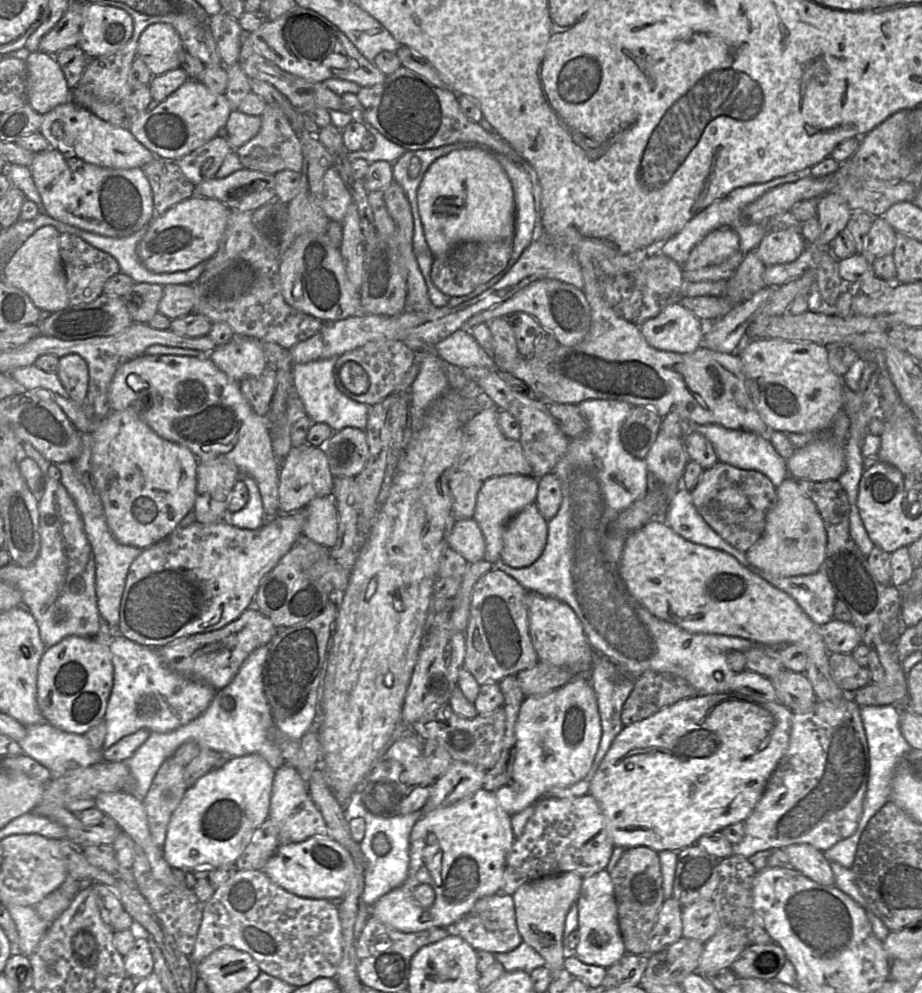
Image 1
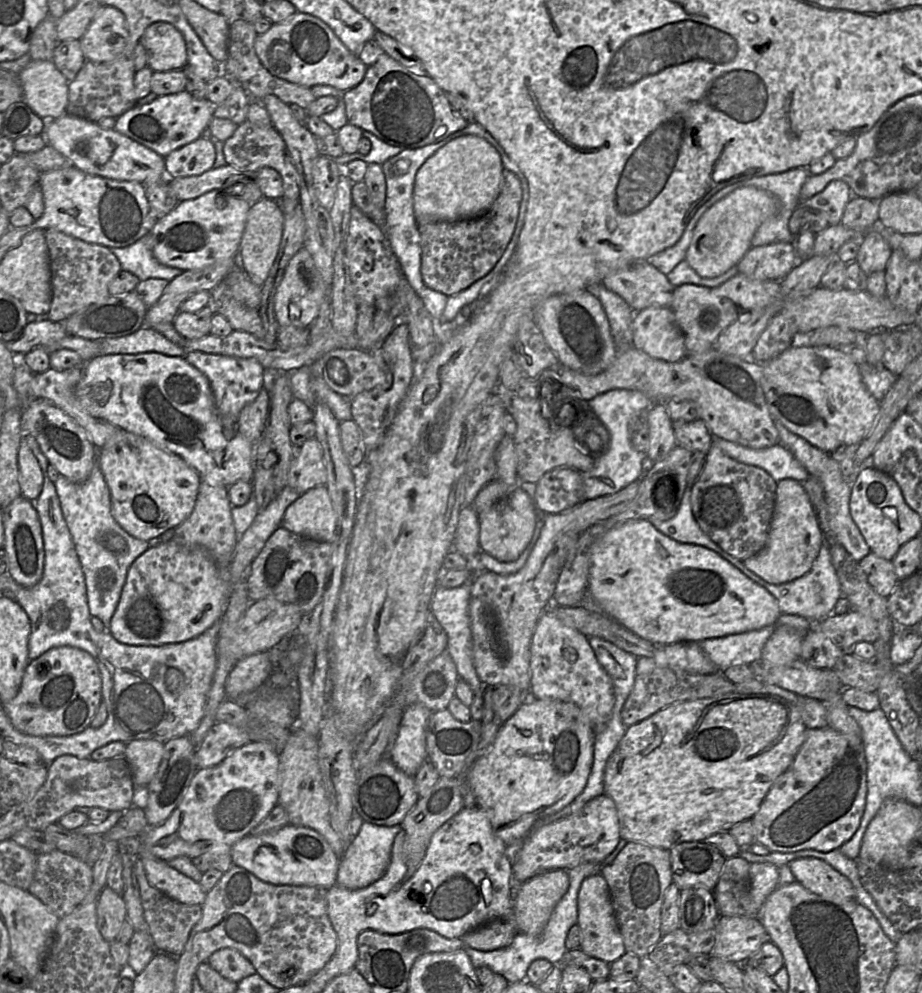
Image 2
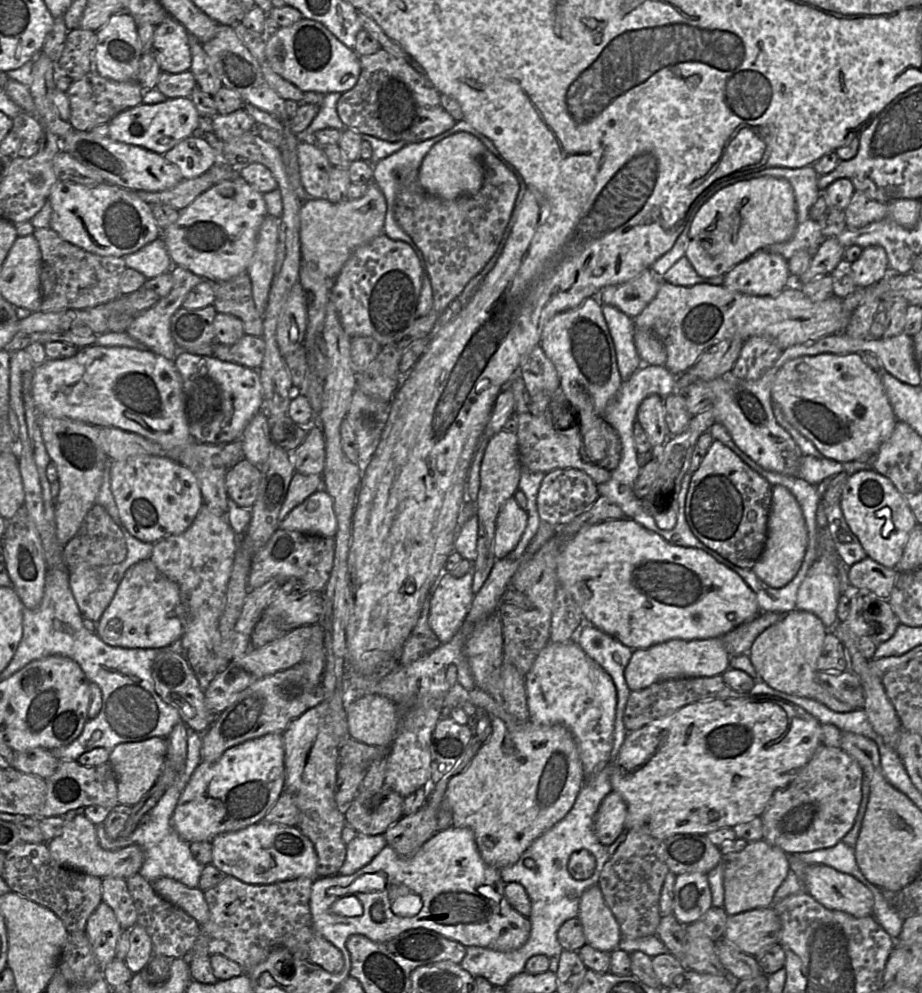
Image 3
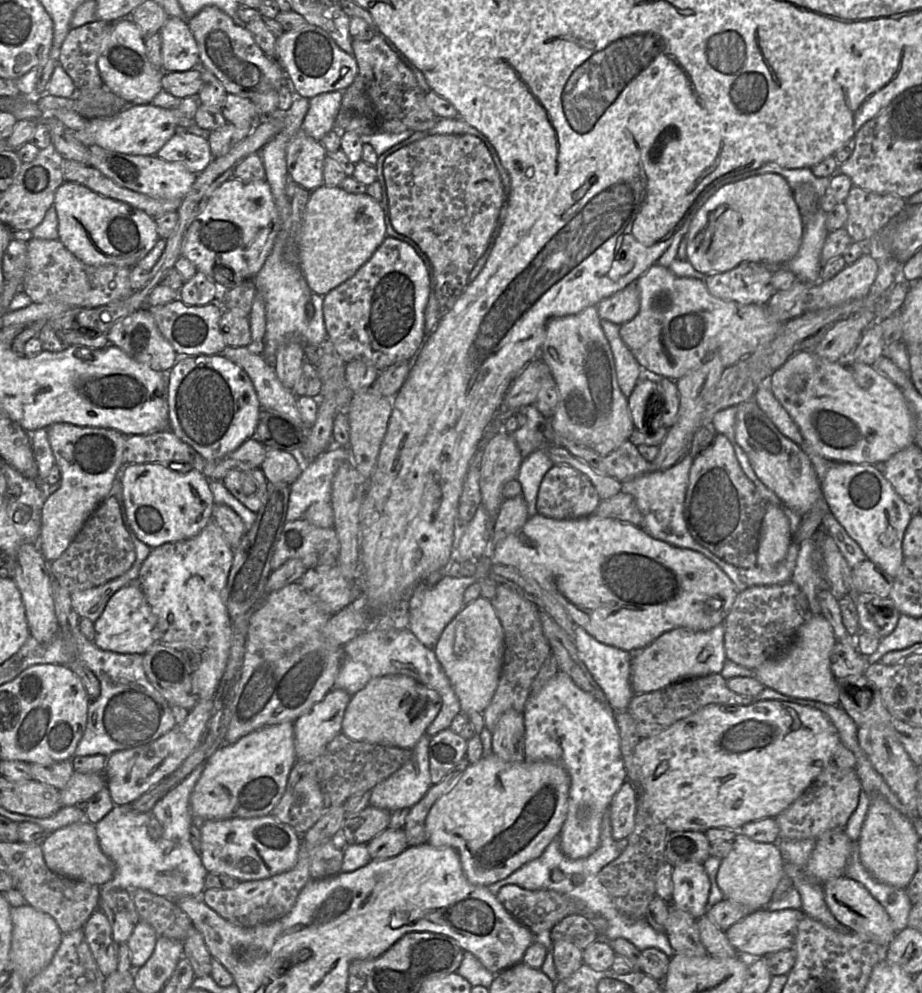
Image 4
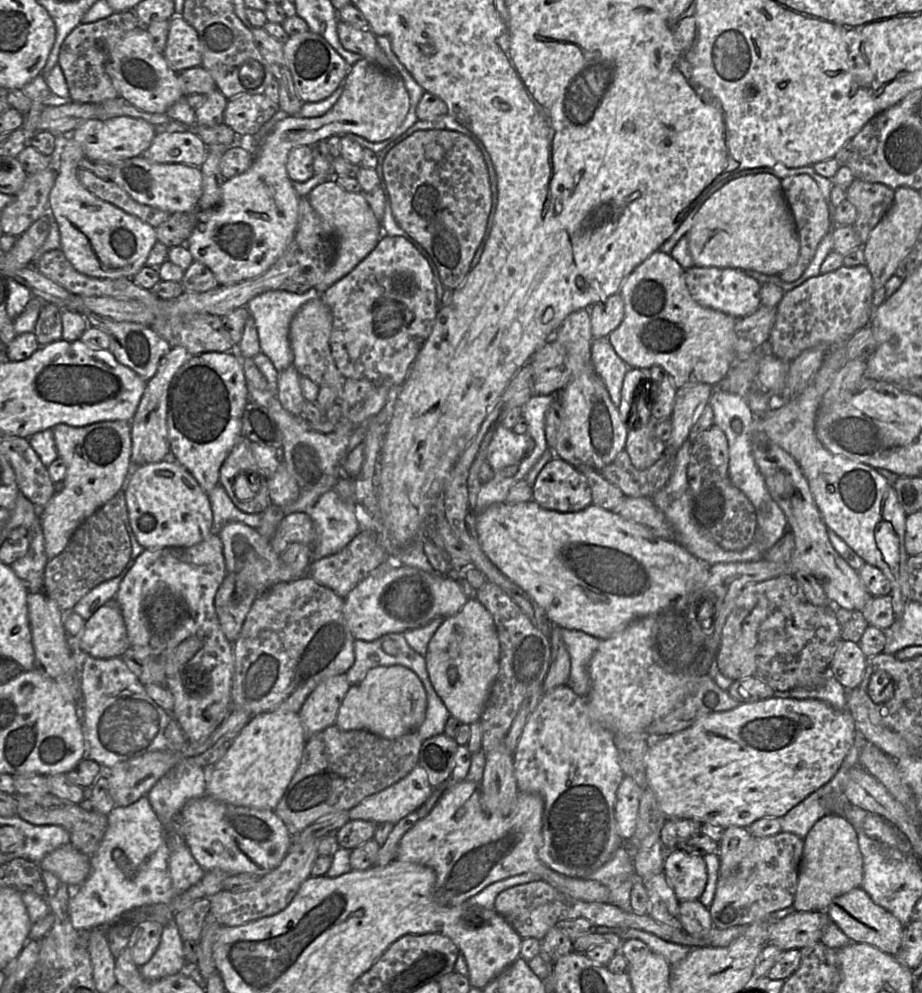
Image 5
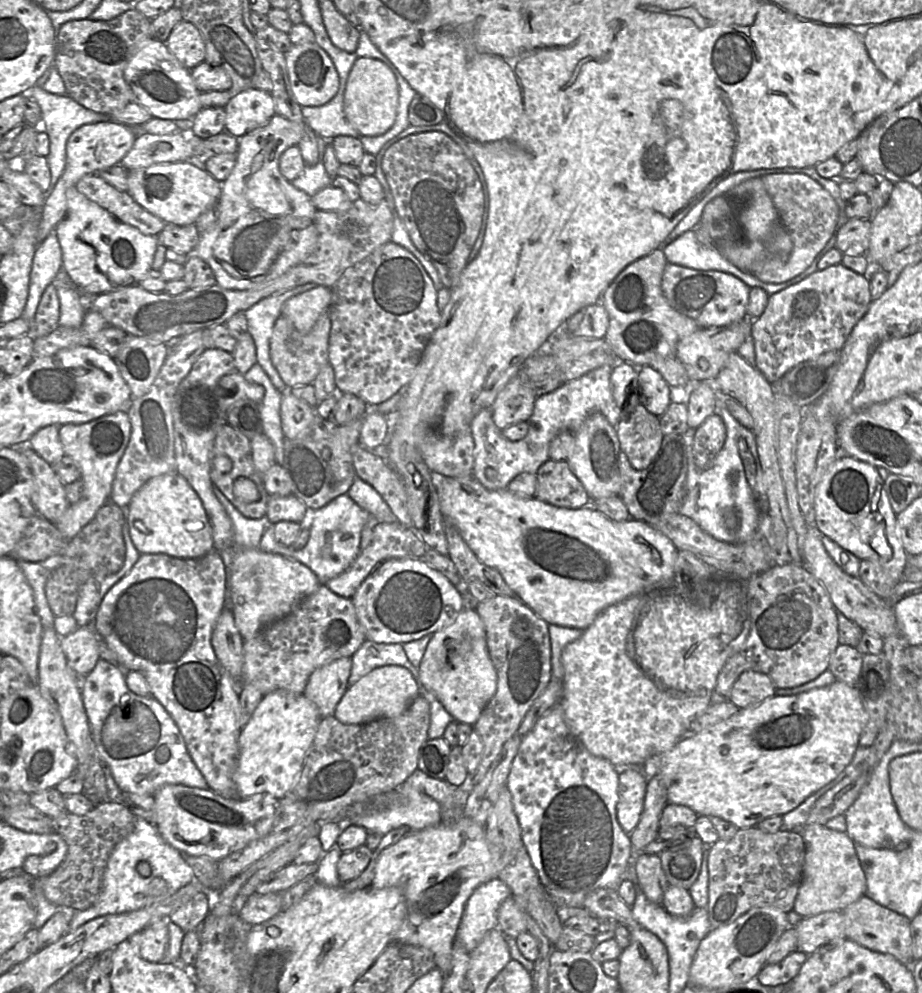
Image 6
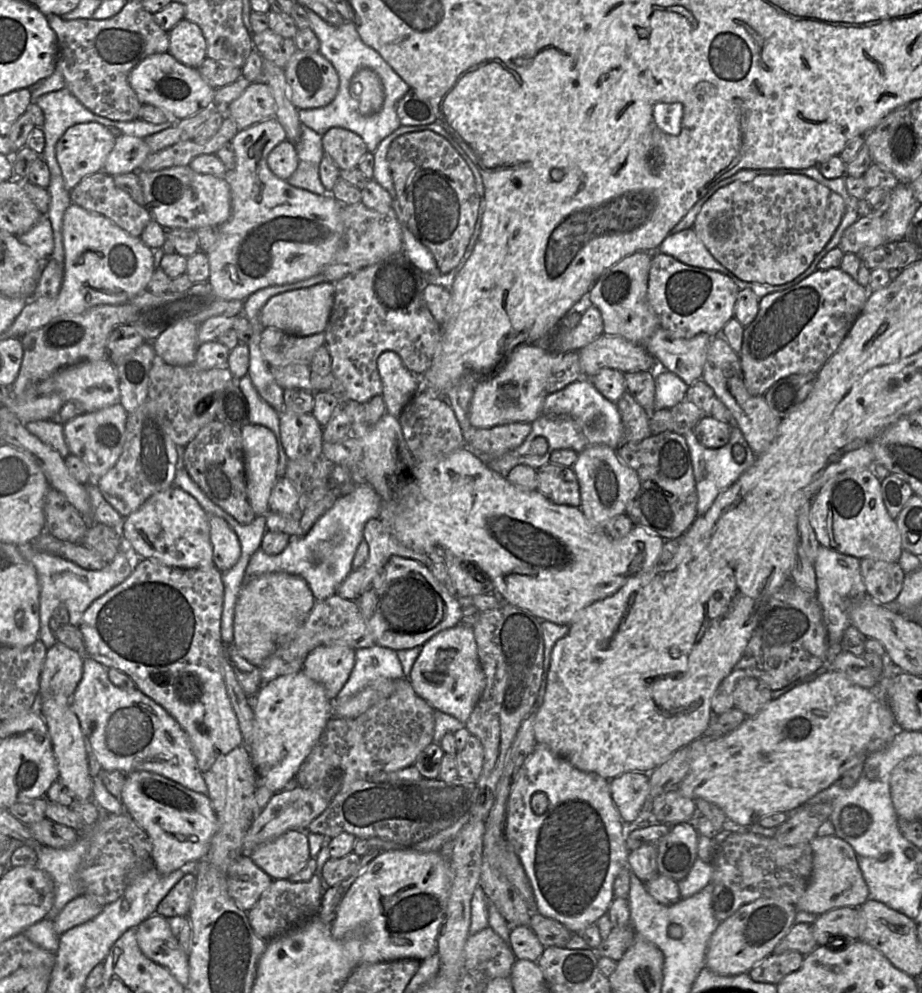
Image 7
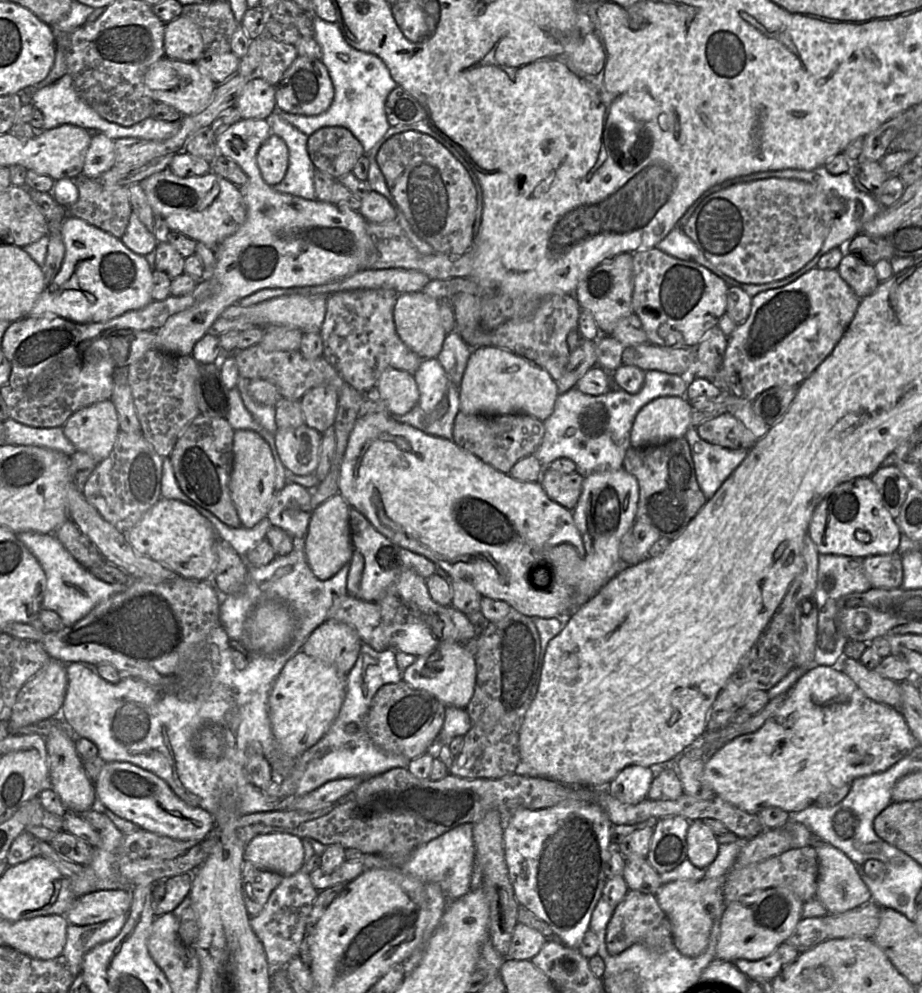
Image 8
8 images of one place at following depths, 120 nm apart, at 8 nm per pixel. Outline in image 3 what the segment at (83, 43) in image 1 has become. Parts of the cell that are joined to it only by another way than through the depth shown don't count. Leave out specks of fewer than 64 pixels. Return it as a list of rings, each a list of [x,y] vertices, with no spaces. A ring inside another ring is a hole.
[[[121,12],[114,14],[97,31],[94,70],[101,76],[120,82],[138,80],[142,55],[142,46],[137,24],[130,13]]]

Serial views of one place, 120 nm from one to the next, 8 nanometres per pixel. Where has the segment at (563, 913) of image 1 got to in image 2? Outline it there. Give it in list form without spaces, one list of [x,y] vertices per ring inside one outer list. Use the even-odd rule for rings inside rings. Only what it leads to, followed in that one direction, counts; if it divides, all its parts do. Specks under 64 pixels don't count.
[[[565,869],[545,871],[518,885],[513,921],[518,932],[538,936],[569,888],[568,873]]]

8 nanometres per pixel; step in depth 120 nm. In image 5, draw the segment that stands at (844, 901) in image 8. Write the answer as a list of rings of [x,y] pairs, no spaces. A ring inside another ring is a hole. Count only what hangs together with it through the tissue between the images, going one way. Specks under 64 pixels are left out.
[[[828,814],[817,821],[804,839],[797,891],[793,906],[796,911],[826,911],[837,897],[861,887],[863,859],[858,847],[858,834],[842,816]]]

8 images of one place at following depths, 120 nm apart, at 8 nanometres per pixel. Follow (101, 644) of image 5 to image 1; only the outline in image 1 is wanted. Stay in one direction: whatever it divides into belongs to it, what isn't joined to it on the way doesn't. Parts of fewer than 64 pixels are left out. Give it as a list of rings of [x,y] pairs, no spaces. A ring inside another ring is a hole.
[[[304,509],[288,513],[279,513],[264,522],[255,529],[243,529],[235,527],[226,521],[212,524],[204,524],[195,521],[185,527],[175,528],[169,535],[157,543],[142,549],[141,553],[131,563],[126,577],[125,587],[120,604],[120,619],[118,630],[127,639],[150,647],[161,647],[175,639],[222,628],[235,620],[248,607],[254,605],[254,597],[262,579],[277,565],[280,559],[292,548],[295,541],[303,534],[306,521]]]

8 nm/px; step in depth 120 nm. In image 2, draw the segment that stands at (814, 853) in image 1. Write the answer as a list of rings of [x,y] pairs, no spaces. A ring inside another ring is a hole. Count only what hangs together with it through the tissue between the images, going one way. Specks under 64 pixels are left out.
[[[805,857],[791,861],[788,866],[796,881],[810,892],[832,902],[855,900],[852,882],[825,861]]]

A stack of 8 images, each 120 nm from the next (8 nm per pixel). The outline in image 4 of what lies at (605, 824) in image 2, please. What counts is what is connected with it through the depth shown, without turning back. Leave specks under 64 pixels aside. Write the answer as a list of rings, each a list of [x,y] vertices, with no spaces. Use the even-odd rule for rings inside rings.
[[[626,780],[615,794],[610,805],[611,834],[615,841],[629,837],[635,823],[637,791]]]

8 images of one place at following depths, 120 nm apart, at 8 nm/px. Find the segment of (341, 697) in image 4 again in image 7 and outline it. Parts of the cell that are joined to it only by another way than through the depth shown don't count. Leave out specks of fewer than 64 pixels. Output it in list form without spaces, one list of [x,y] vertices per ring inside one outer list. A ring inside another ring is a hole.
[[[346,645],[318,646],[307,655],[303,671],[321,684],[328,698],[334,702],[352,672],[355,656],[355,650]]]

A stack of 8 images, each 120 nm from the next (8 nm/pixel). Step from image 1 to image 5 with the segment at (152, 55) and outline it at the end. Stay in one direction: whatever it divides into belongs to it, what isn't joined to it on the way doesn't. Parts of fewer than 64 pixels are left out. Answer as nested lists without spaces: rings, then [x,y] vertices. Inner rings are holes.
[[[180,15],[169,20],[163,55],[176,73],[202,64],[202,44],[197,31]]]

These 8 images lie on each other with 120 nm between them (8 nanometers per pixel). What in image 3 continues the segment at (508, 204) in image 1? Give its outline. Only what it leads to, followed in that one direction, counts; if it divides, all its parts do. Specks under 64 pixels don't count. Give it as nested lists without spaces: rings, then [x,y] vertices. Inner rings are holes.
[[[457,132],[438,141],[425,156],[418,173],[421,187],[429,194],[454,200],[477,194],[484,181],[483,158],[487,151],[480,139],[468,132]]]

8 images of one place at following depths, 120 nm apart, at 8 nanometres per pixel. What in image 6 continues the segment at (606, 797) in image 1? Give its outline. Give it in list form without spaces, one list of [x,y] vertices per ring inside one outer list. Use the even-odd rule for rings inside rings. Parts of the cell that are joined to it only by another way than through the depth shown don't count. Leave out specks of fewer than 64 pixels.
[[[836,680],[833,684],[823,688],[816,688],[791,696],[773,696],[755,706],[739,710],[735,715],[725,721],[717,723],[694,735],[684,736],[672,749],[650,762],[649,766],[653,766],[652,773],[655,773],[661,779],[667,789],[667,803],[687,806],[697,815],[719,817],[730,822],[738,829],[756,827],[761,821],[767,818],[775,816],[782,817],[794,810],[809,796],[816,793],[842,773],[854,758],[867,720],[867,712],[857,686],[850,686],[842,681]]]

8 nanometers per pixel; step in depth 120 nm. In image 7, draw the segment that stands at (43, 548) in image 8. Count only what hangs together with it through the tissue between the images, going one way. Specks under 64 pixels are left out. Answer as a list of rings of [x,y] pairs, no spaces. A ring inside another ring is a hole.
[[[123,536],[121,551],[117,553],[111,563],[101,570],[88,570],[60,556],[37,550],[32,542],[18,545],[20,553],[34,565],[38,573],[40,583],[39,639],[48,649],[57,642],[55,634],[49,625],[53,617],[53,611],[59,606],[65,606],[70,615],[69,624],[78,626],[85,611],[97,598],[121,584],[130,576],[134,568],[126,553],[131,547],[133,547],[131,543]]]

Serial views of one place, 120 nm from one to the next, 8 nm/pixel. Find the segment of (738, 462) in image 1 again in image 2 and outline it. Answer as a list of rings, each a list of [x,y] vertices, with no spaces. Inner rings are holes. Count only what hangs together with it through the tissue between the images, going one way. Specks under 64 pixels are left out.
[[[714,435],[712,441],[729,457],[765,470],[776,482],[794,479],[802,483],[810,477],[806,468],[780,444],[753,449]]]

